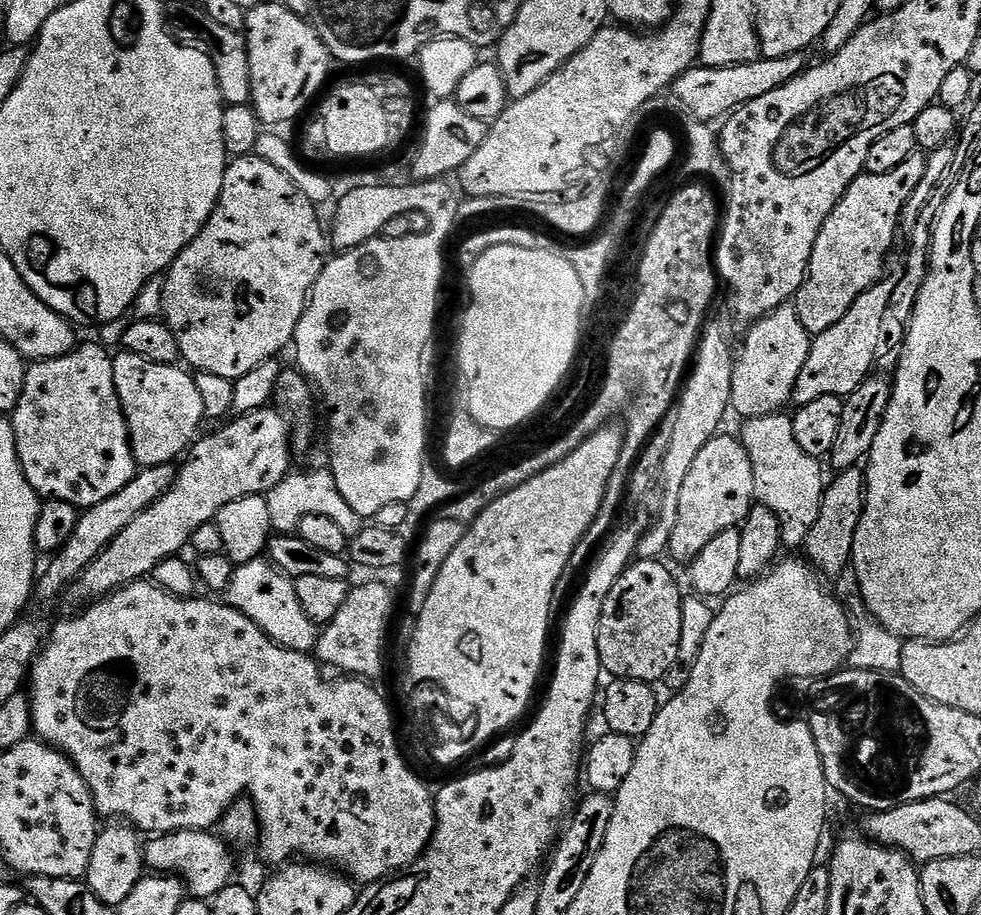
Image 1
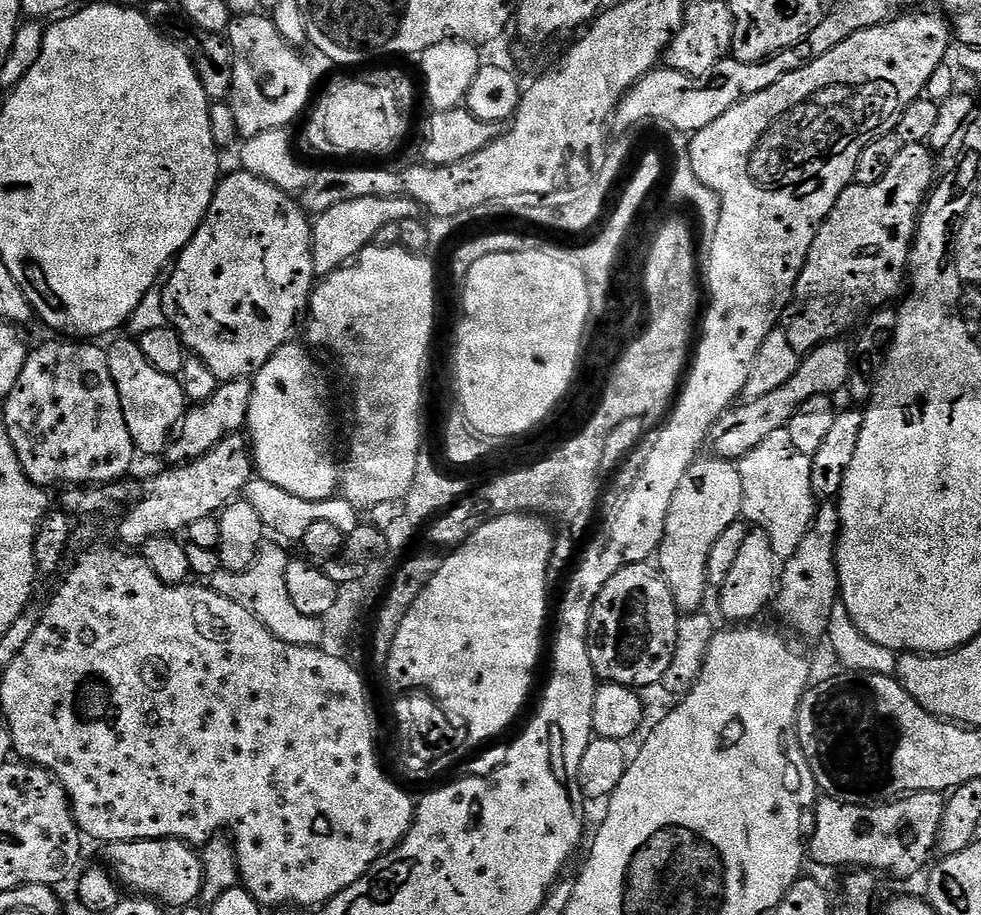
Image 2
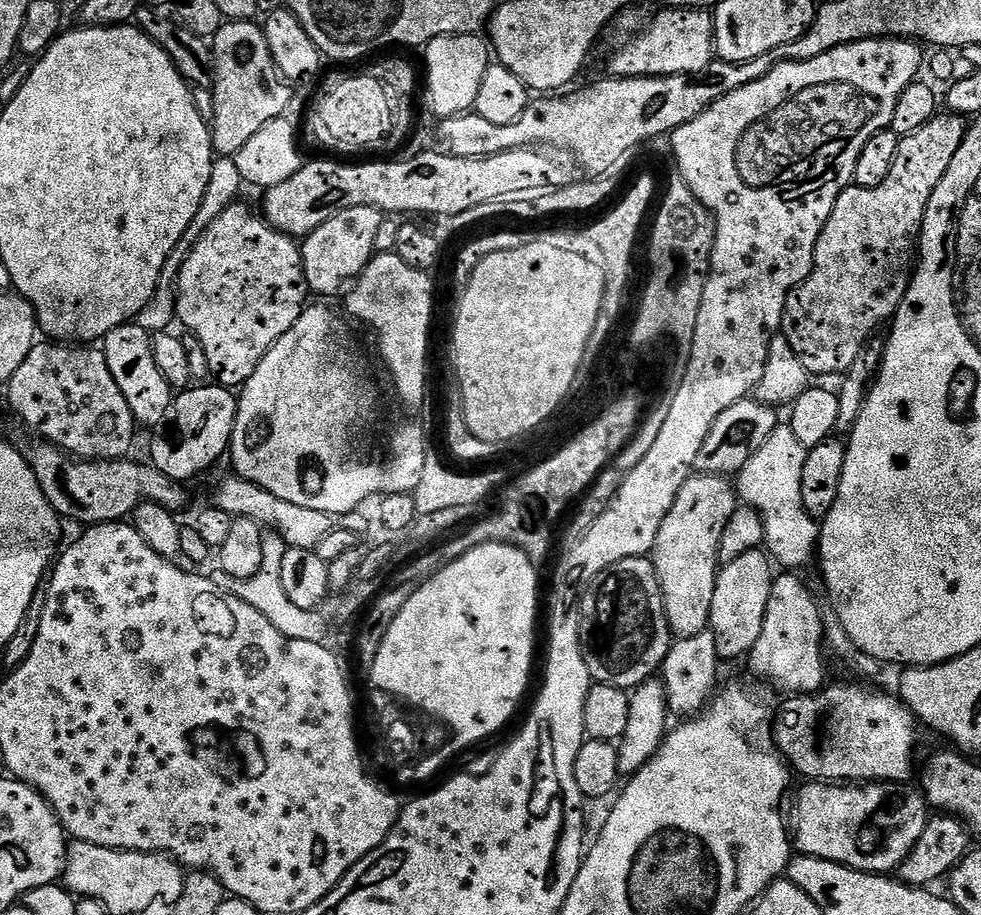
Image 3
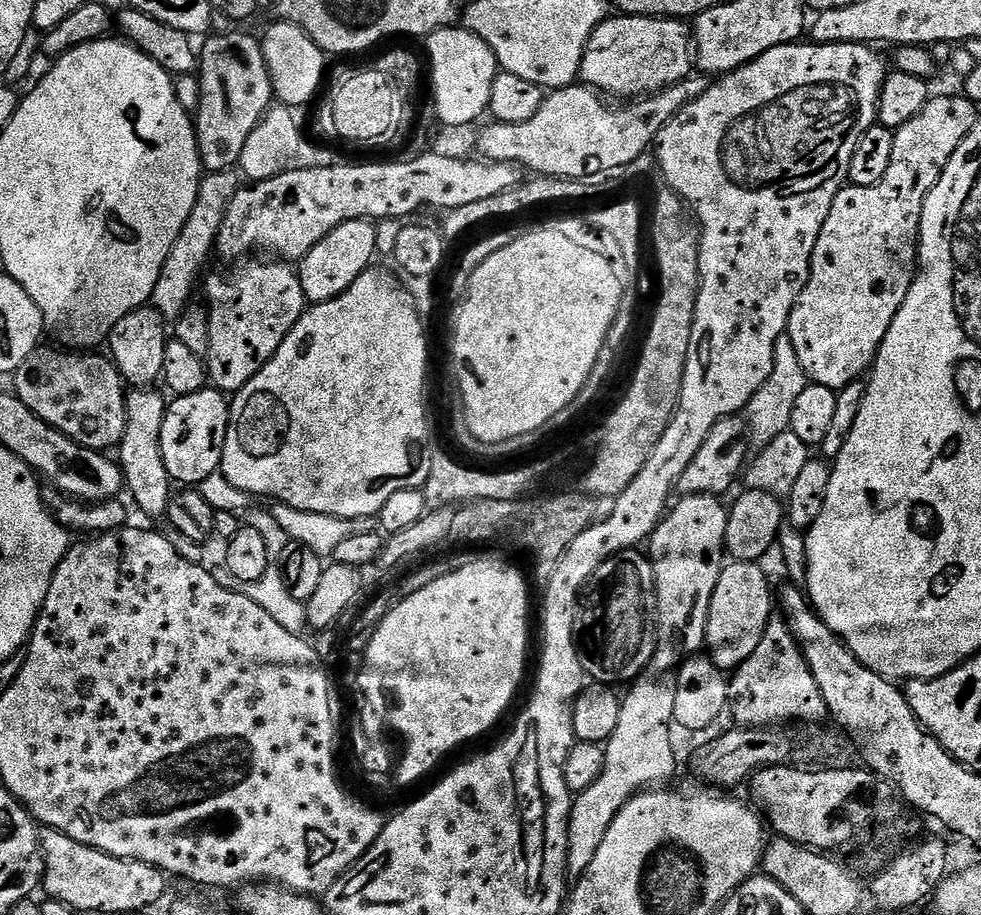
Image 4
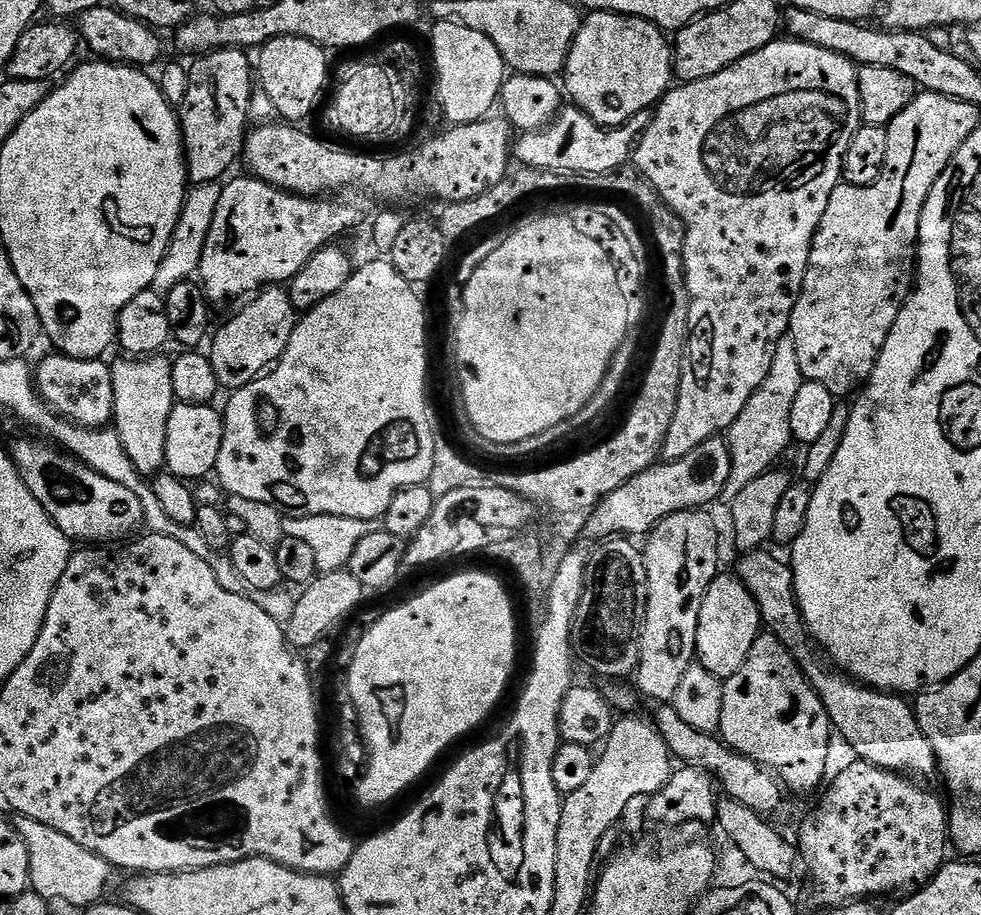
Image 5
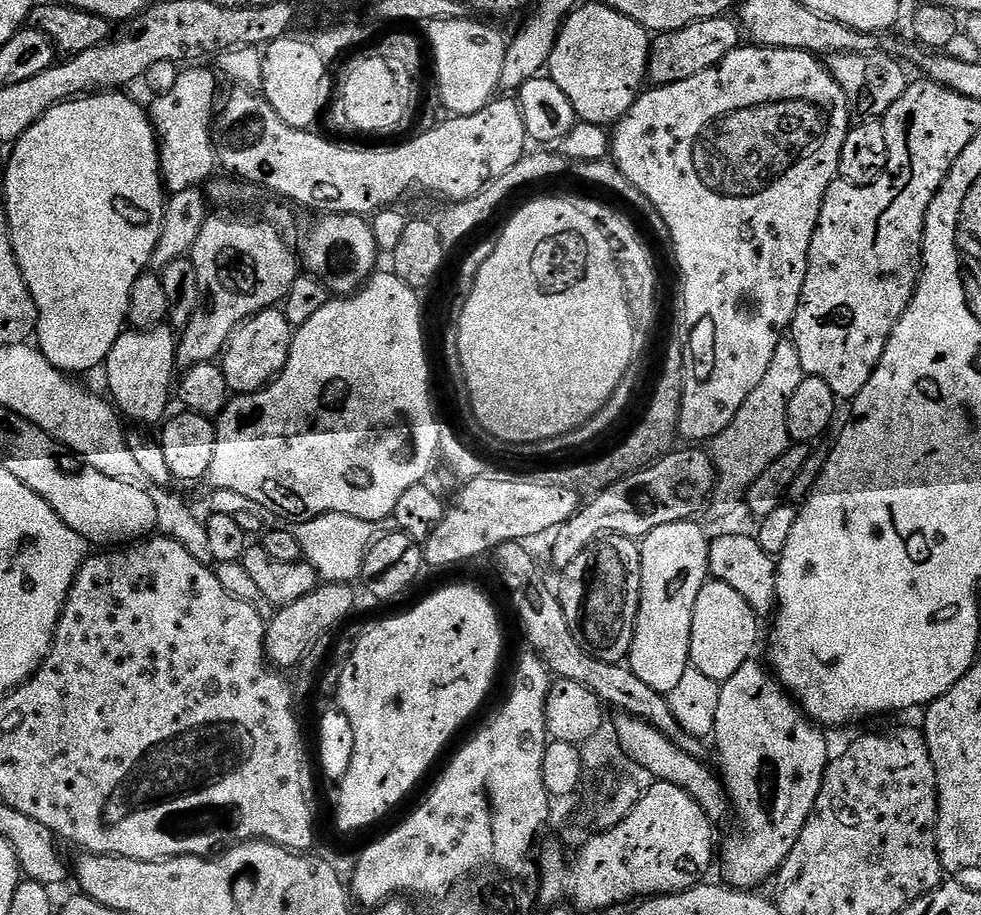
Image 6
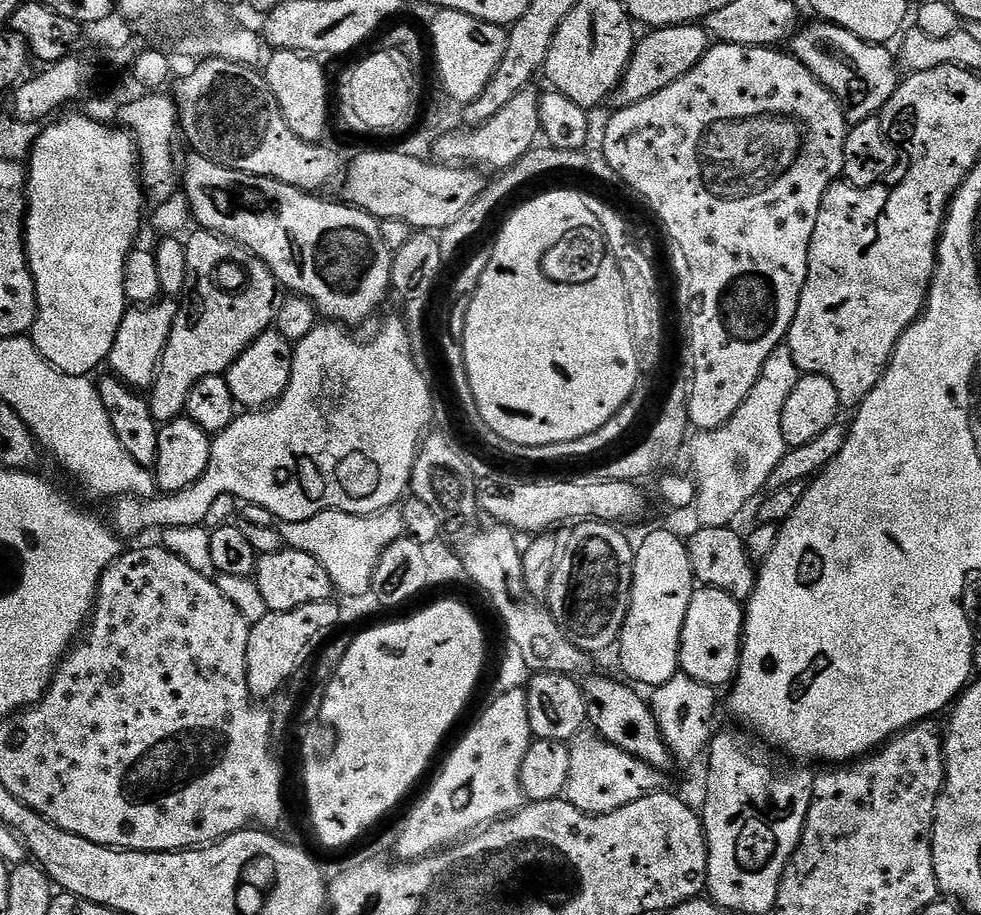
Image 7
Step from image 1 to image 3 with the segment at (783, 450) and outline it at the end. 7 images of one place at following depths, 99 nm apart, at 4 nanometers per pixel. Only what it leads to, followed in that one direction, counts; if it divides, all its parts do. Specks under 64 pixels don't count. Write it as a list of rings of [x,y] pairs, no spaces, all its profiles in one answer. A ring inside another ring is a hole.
[[[777,425],[774,433],[750,458],[736,478],[737,497],[749,508],[755,509],[763,518],[764,548],[769,557],[788,572],[801,571],[815,557],[819,545],[819,523],[806,512],[802,503],[802,473],[808,457],[807,449],[795,437],[791,425]]]

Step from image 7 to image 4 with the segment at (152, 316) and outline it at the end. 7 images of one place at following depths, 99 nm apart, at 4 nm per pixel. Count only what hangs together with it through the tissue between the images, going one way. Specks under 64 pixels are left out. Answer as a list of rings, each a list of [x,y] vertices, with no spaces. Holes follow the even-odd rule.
[[[132,390],[127,393],[124,405],[126,406],[126,430],[118,445],[118,463],[120,469],[124,471],[124,482],[127,495],[132,495],[132,500],[148,516],[167,517],[168,505],[173,503],[174,481],[168,476],[166,462],[162,462],[162,422],[166,411],[166,400],[163,400],[156,390]]]

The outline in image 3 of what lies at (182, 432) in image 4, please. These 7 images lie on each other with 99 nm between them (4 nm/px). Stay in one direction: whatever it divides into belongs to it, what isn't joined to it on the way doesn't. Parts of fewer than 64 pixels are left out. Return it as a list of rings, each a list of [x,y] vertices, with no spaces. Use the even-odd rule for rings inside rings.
[[[204,382],[201,383],[199,386],[189,386],[183,391],[179,393],[173,399],[172,405],[170,406],[170,410],[166,414],[166,418],[164,419],[163,424],[159,425],[158,431],[160,432],[157,434],[156,437],[152,440],[152,457],[150,457],[150,463],[153,468],[156,468],[162,474],[166,474],[170,478],[174,478],[175,480],[181,482],[189,482],[188,480],[192,480],[195,476],[200,476],[203,474],[204,471],[207,470],[211,464],[216,464],[219,462],[220,459],[224,456],[224,451],[229,451],[230,445],[233,443],[234,440],[234,433],[236,431],[236,401],[238,399],[237,393],[230,388],[221,388],[219,384],[215,382]]]

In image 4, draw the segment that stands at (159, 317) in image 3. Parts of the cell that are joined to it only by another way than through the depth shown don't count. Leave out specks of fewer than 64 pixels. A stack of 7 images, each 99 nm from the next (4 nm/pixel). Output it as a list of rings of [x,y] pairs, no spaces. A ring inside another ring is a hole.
[[[232,170],[208,172],[201,179],[198,202],[194,202],[194,210],[190,210],[190,218],[186,218],[186,226],[182,226],[182,234],[178,234],[178,242],[174,242],[166,263],[162,265],[162,274],[158,274],[158,283],[154,285],[150,304],[162,313],[165,321],[174,322],[193,303],[192,291],[196,288],[196,279],[199,278],[208,255],[213,255],[222,222],[226,222],[226,210],[230,210],[230,202],[234,202],[234,194],[238,194],[241,187],[241,177]]]

